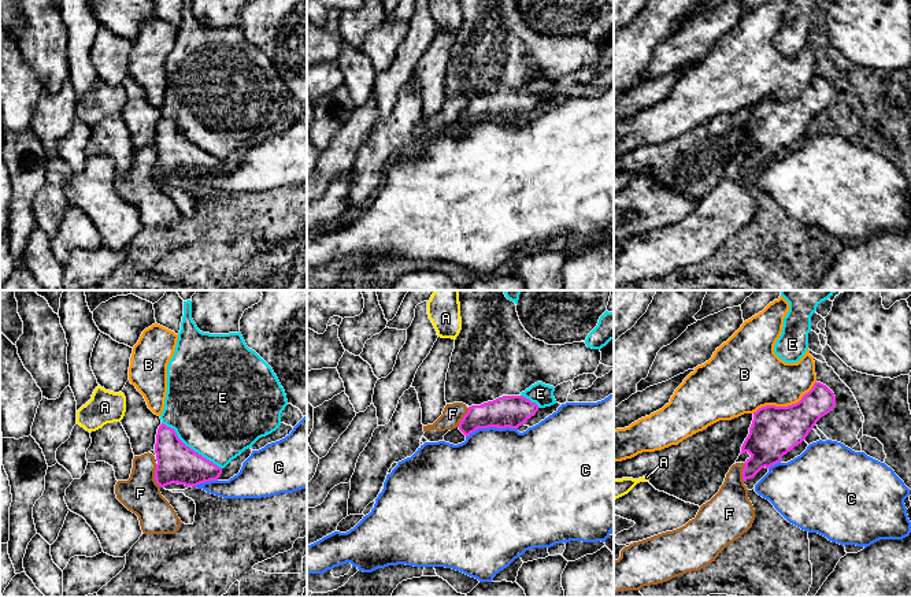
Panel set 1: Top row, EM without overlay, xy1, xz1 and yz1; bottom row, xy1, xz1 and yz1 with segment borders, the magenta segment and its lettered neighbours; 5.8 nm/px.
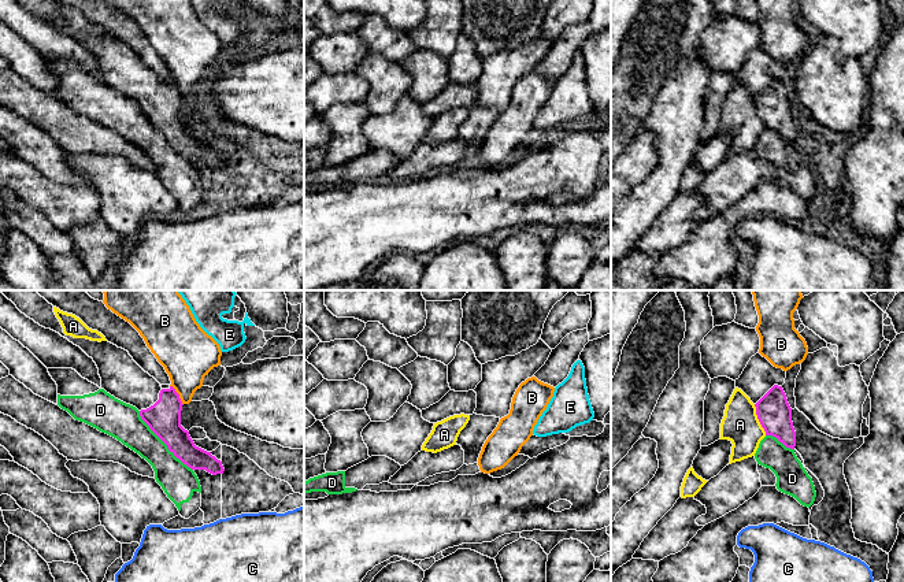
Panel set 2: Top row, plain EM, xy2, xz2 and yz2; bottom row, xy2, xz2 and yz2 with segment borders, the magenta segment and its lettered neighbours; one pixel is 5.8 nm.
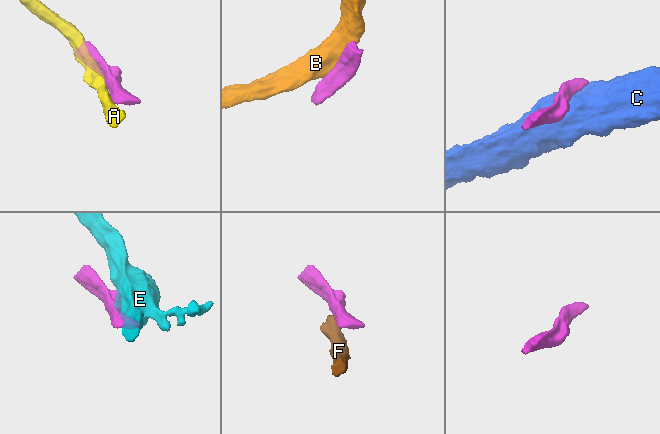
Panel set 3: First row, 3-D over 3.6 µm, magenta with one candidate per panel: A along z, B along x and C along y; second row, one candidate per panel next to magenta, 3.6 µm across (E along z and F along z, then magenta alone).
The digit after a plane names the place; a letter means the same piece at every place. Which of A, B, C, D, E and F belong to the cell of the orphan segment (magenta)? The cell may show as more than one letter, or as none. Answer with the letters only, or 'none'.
none

